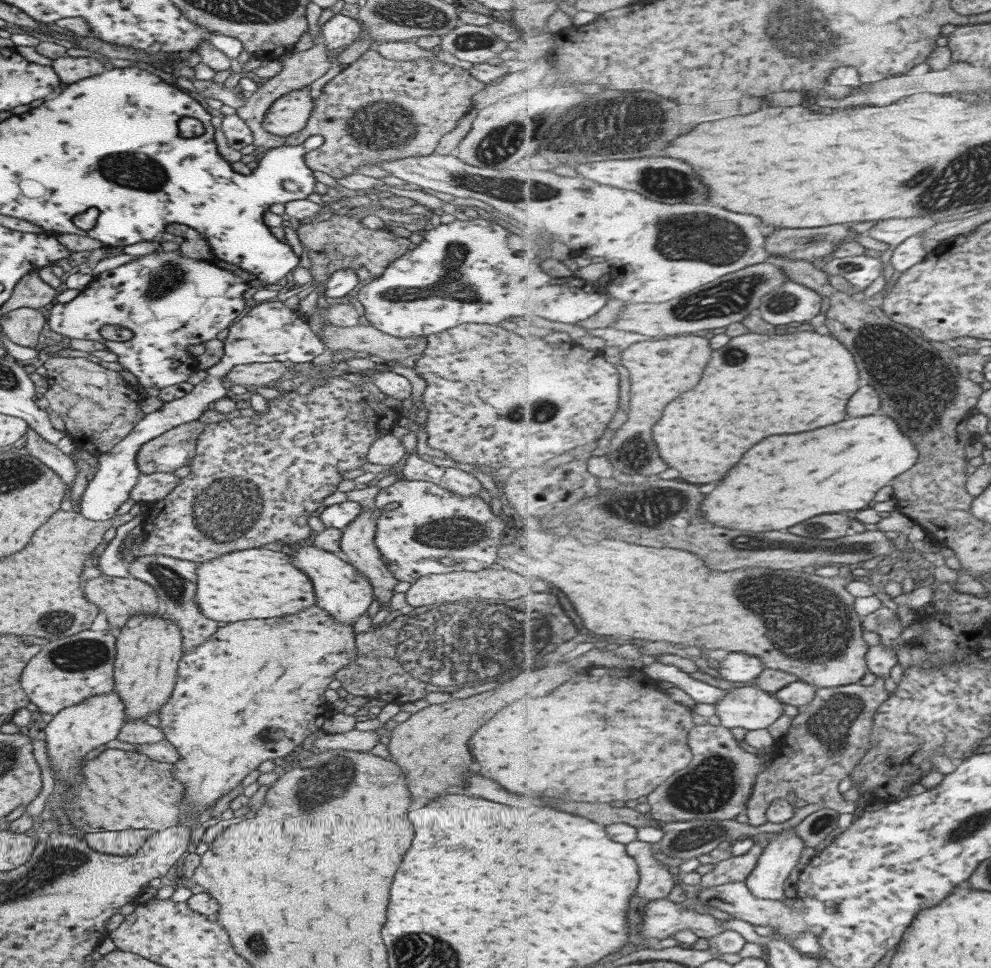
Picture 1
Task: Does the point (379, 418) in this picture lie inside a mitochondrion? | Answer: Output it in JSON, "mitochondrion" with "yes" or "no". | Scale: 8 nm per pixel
{"mitochondrion":"no"}

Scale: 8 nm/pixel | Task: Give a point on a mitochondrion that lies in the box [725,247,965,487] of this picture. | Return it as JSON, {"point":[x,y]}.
{"point":[922,406]}

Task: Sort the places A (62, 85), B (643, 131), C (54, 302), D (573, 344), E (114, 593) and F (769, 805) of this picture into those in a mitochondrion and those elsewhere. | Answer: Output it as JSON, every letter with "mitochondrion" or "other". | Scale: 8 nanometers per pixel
{"A":"other","B":"mitochondrion","C":"other","D":"other","E":"other","F":"other"}

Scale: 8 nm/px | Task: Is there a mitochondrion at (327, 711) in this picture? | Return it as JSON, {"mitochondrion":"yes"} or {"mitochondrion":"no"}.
{"mitochondrion":"no"}

